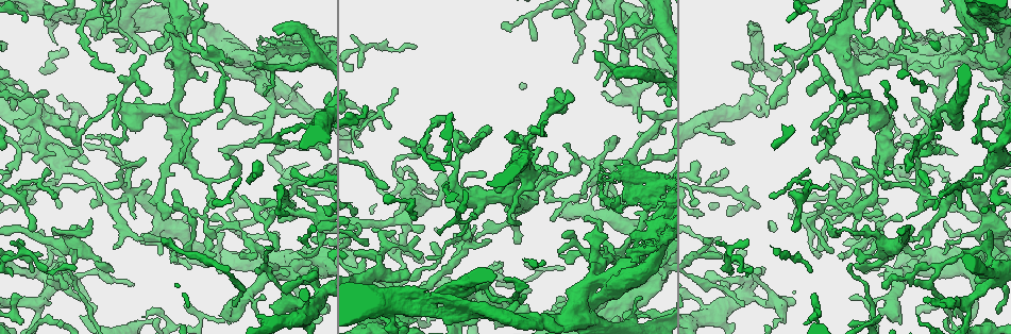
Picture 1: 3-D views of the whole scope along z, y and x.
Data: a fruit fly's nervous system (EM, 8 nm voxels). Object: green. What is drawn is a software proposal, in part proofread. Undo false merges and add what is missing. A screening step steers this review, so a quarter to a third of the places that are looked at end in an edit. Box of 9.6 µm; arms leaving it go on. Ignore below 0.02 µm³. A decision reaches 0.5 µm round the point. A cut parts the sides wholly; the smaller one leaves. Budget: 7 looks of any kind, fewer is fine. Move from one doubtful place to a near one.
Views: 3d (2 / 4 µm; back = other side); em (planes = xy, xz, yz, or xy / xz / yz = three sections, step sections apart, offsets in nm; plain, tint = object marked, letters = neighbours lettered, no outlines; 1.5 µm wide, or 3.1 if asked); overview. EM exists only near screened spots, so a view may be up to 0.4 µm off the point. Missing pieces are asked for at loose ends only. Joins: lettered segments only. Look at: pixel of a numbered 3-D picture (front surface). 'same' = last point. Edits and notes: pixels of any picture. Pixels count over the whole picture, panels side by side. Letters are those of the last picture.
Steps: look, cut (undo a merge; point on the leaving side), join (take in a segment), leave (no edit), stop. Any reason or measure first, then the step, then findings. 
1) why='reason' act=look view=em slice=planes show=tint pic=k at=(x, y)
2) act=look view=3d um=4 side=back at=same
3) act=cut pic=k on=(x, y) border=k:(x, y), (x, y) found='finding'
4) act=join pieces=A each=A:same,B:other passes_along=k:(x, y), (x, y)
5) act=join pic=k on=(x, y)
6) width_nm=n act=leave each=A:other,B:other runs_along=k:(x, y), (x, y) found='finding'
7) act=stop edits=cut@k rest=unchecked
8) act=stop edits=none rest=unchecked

why='branch stops here' act=look view=em slice=yz step=4 show=letters pic=1 at=(273, 28)

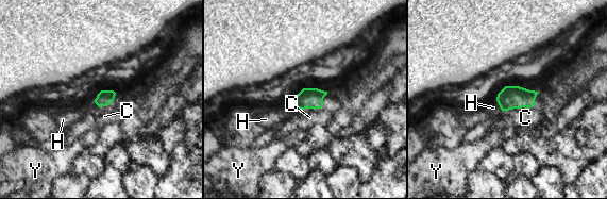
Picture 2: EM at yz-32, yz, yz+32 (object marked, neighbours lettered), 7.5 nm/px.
act=leave each=C:other,H:other,Y:other border=2:(532, 106), (512, 108), (503, 112) found='no lettered segment goes on from it'

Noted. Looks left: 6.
why='an open end' act=look view=em slice=planes show=letters pic=1 at=(761, 266)

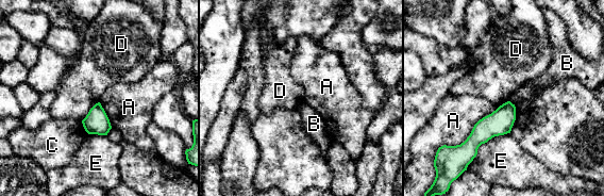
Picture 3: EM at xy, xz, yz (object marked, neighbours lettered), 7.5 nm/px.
act=leave each=A:other,B:other,C:other,D:other,E:other border=3:(99, 101), (81, 120) found='no lettered segment goes on from it'

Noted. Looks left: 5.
why='free end' act=look view=em slice=planes show=letters pic=1 at=(703, 238)

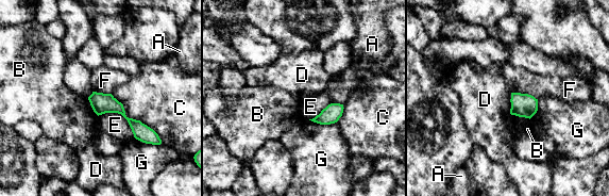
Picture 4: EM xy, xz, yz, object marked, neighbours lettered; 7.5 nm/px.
width_nm=160 act=leave each=A:other,B:other,C:other,D:other,E:other,F:other,G:other border=4:(511, 93), (510, 114) found='no lettered segment goes on from it'

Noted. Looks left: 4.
act=stop edits=none rest=unchecked

